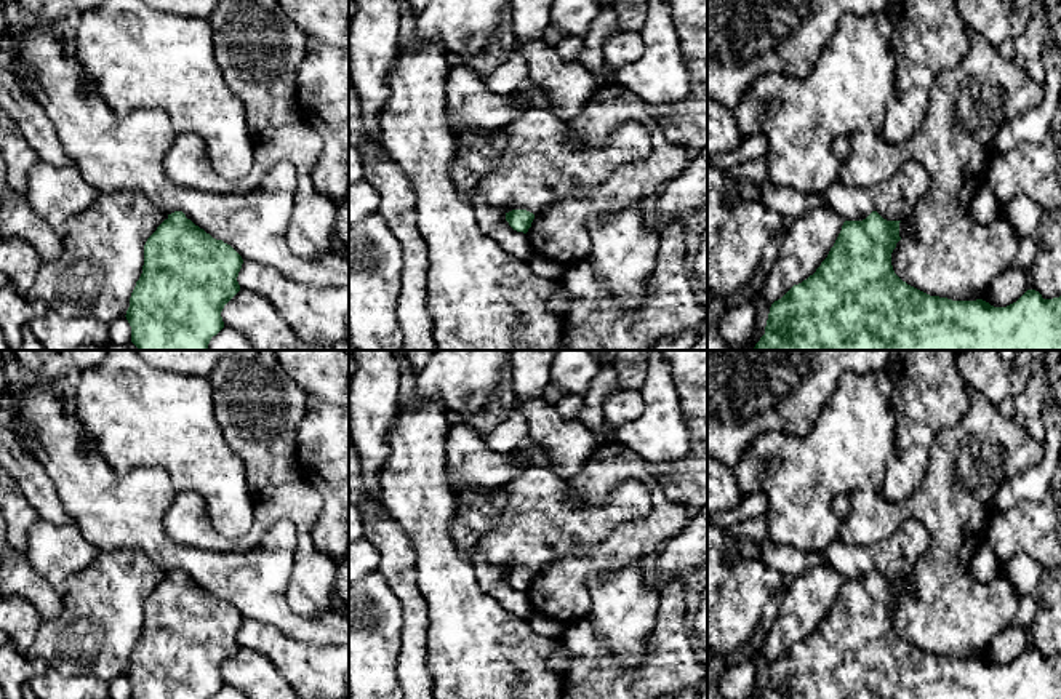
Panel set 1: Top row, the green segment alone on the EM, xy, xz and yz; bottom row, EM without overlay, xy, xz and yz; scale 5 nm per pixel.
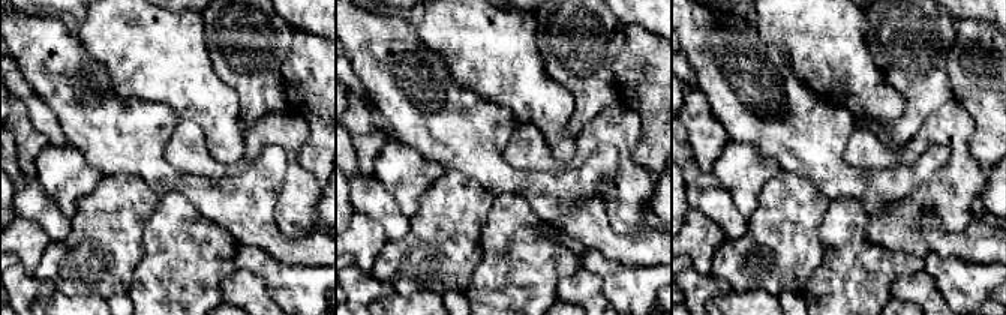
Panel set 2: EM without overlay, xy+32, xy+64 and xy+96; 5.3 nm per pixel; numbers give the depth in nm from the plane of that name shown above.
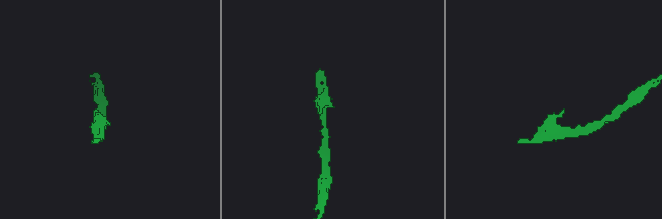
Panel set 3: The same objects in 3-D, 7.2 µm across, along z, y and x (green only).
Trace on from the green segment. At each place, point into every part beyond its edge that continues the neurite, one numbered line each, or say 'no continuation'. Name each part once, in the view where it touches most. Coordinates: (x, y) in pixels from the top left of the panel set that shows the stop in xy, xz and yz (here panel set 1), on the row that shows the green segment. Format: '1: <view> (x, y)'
no continuation

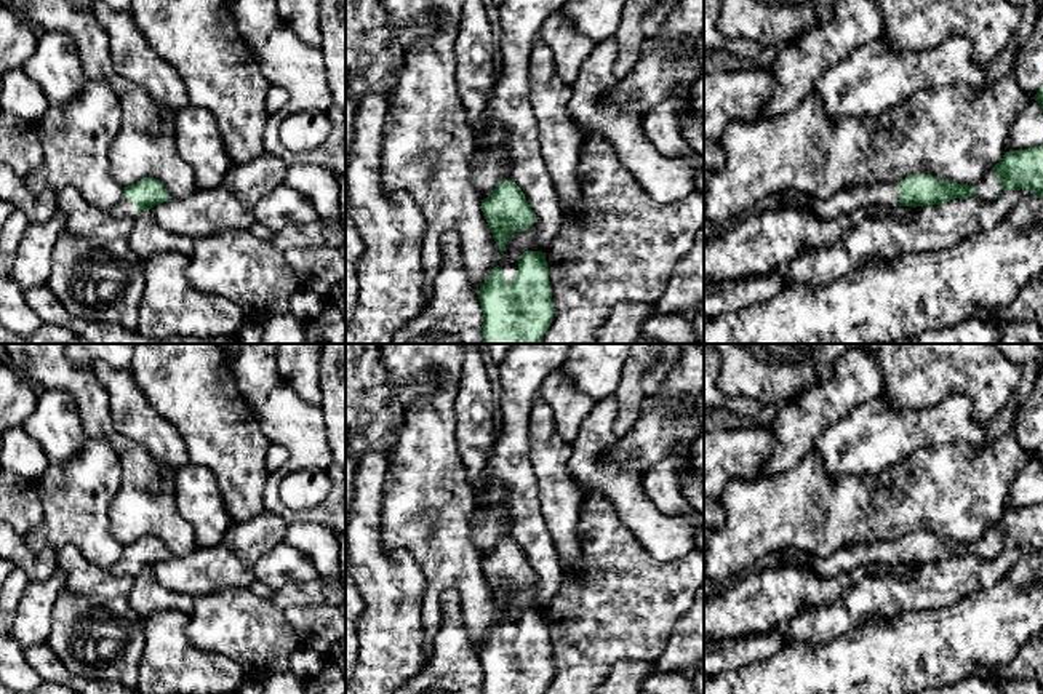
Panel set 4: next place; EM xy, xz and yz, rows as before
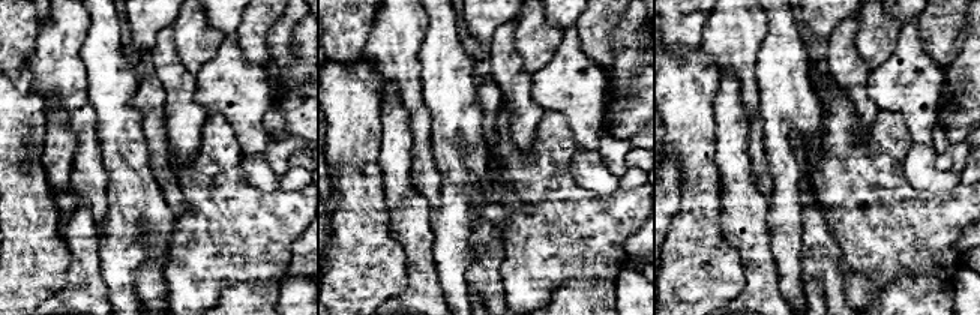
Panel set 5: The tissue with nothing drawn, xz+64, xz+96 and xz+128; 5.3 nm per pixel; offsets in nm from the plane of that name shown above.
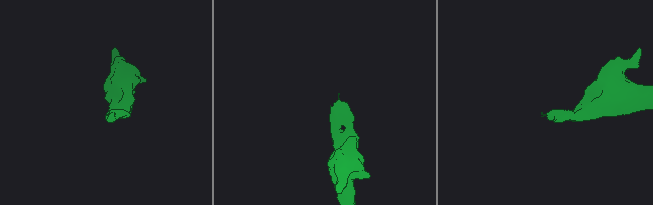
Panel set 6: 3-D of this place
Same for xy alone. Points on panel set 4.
1: xy (123, 208)

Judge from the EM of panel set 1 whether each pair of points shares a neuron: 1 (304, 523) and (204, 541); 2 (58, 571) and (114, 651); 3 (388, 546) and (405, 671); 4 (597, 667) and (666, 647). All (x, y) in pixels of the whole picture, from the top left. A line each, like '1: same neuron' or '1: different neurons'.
1: same neuron
2: different neurons
3: same neuron
4: same neuron

